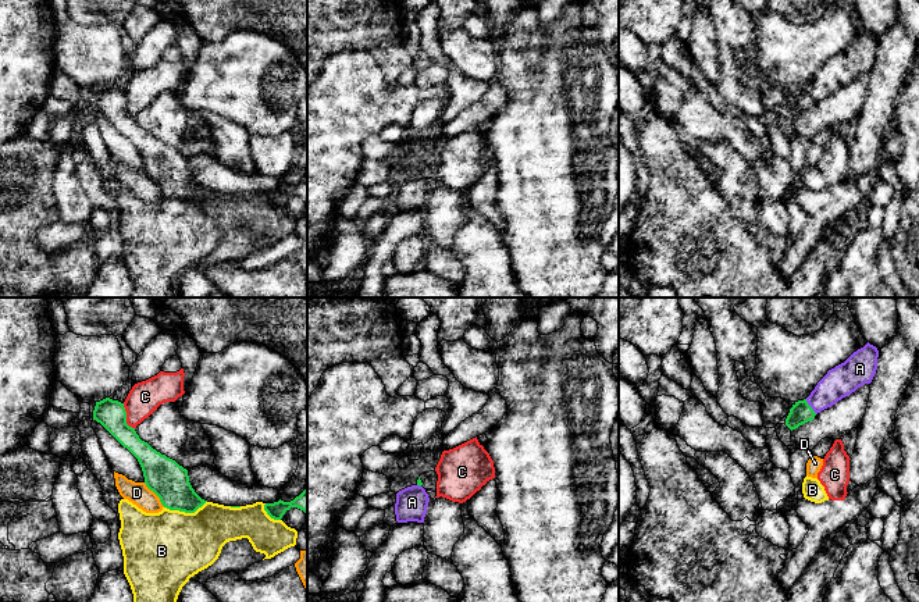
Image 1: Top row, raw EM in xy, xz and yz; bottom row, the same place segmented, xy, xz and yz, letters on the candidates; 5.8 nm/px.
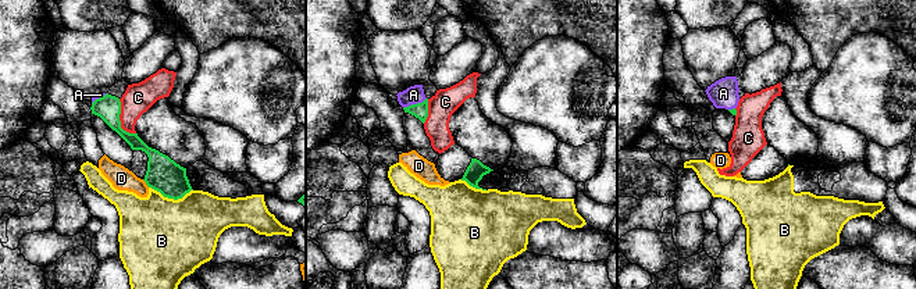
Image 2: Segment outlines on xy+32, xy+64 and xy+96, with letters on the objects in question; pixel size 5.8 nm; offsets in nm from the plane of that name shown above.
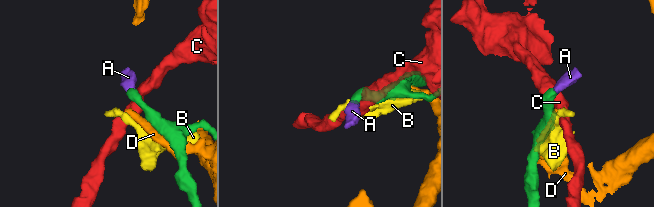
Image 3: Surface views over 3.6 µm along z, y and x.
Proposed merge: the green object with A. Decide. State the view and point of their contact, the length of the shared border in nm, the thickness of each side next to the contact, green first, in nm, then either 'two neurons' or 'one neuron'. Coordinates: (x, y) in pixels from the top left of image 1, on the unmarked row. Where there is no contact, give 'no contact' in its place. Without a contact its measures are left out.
yz (809, 95) | 110 nm | 120/180 nm | one neuron

